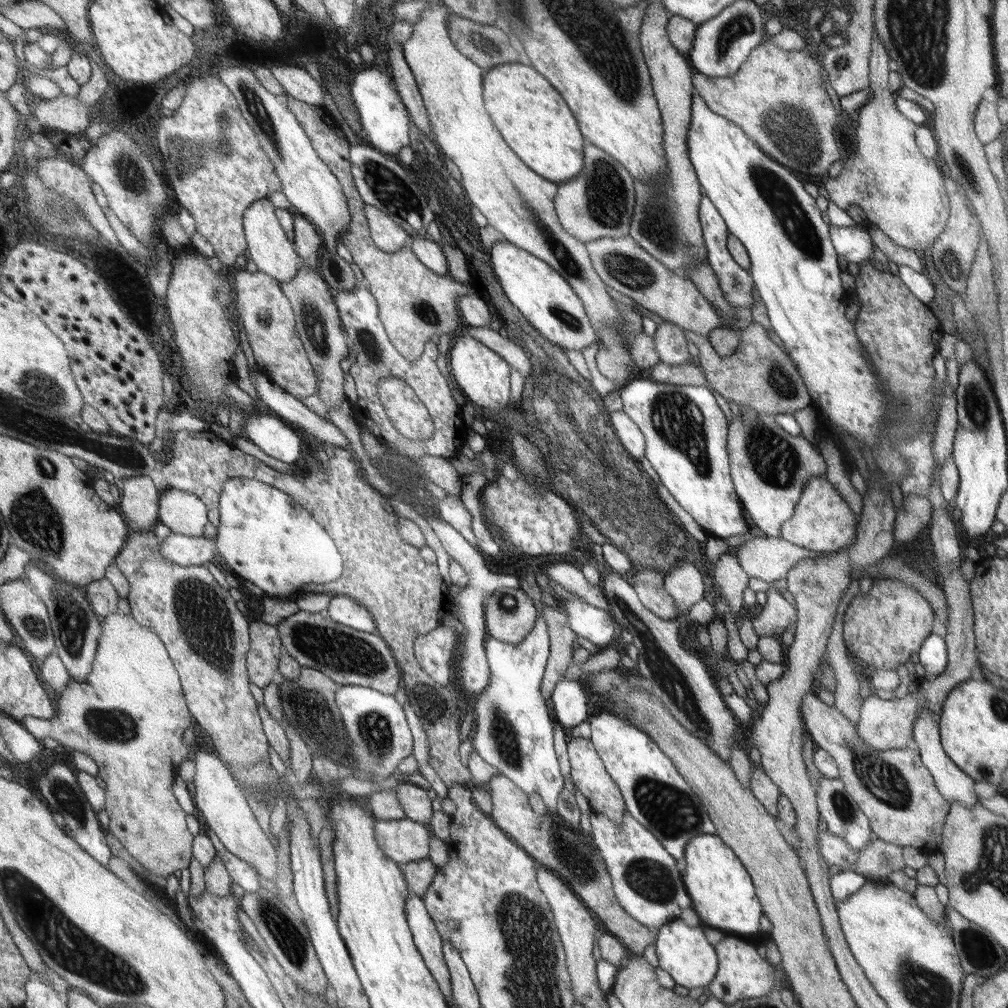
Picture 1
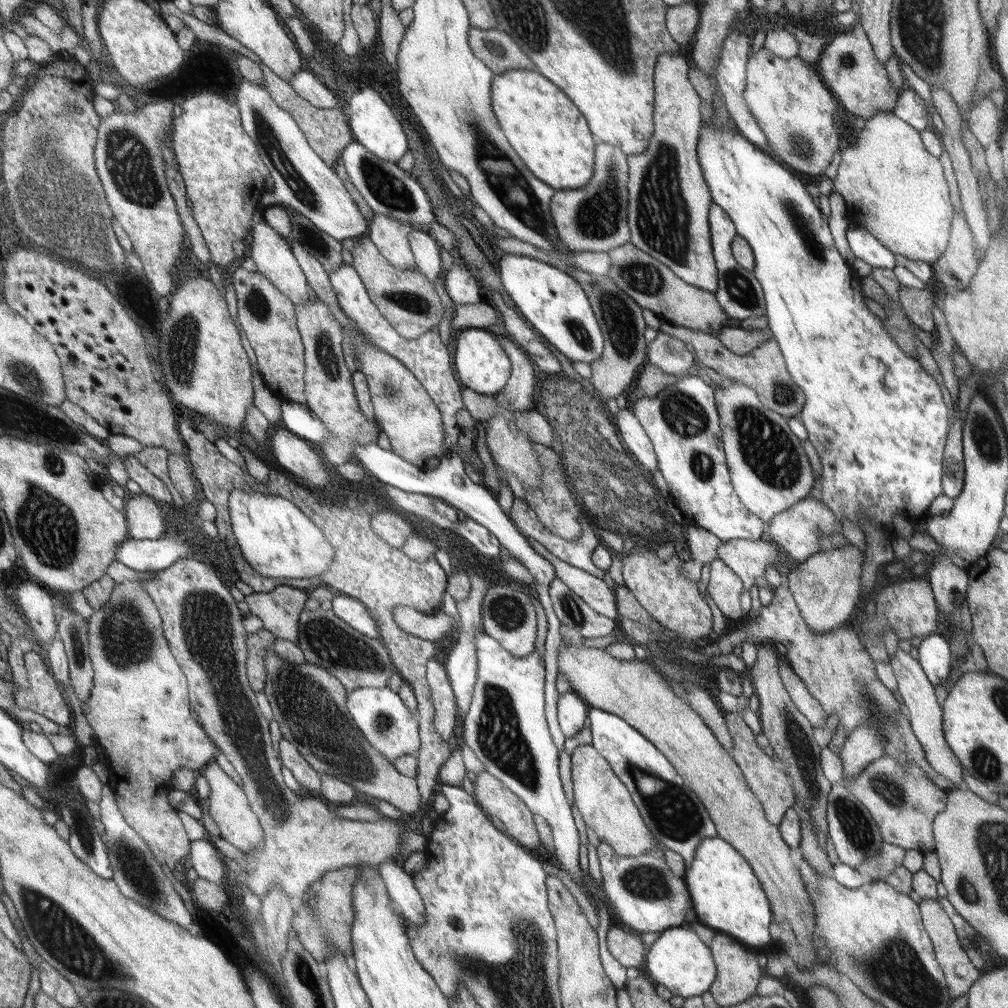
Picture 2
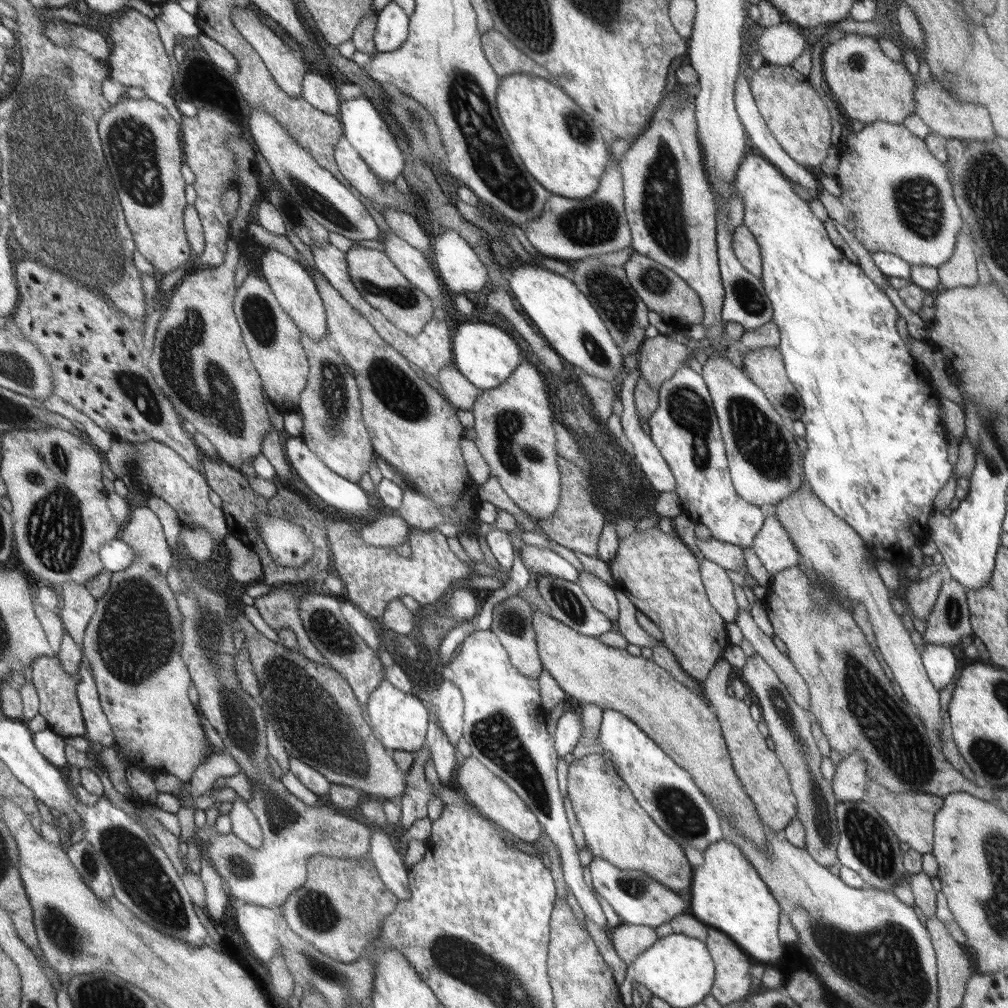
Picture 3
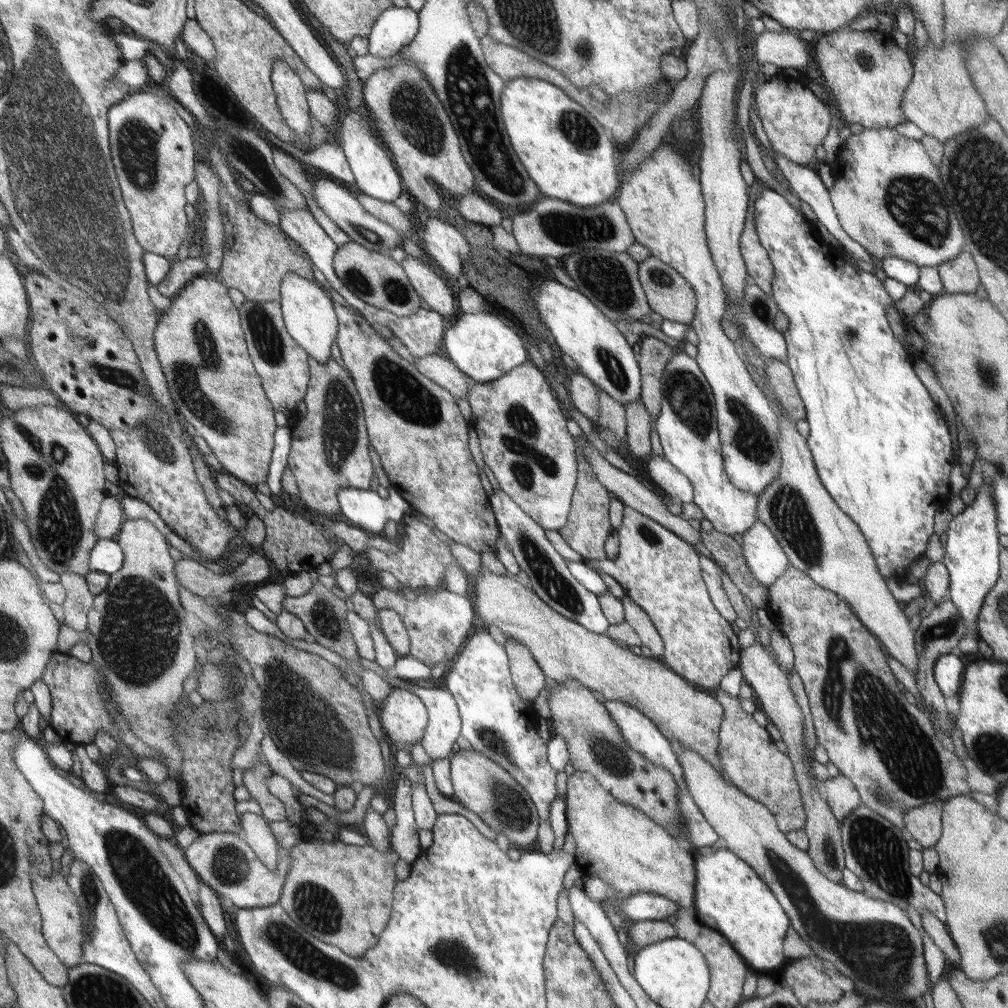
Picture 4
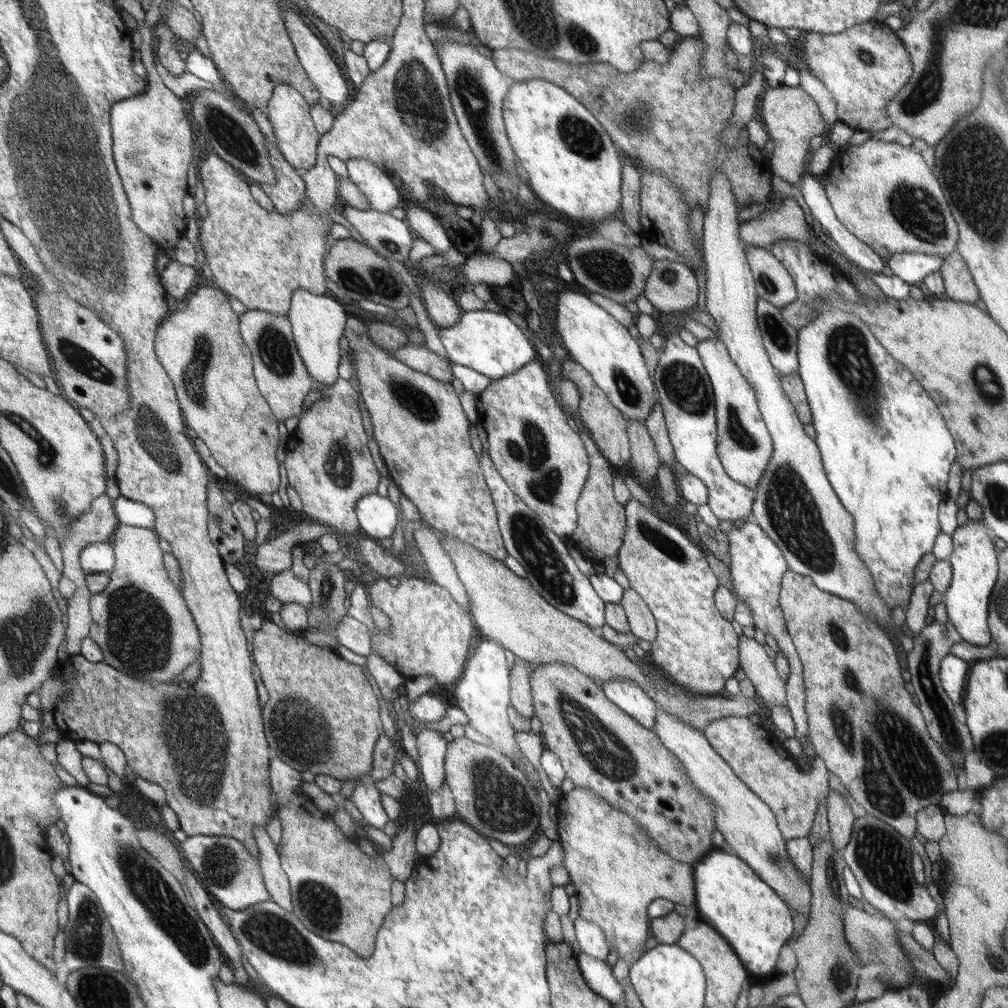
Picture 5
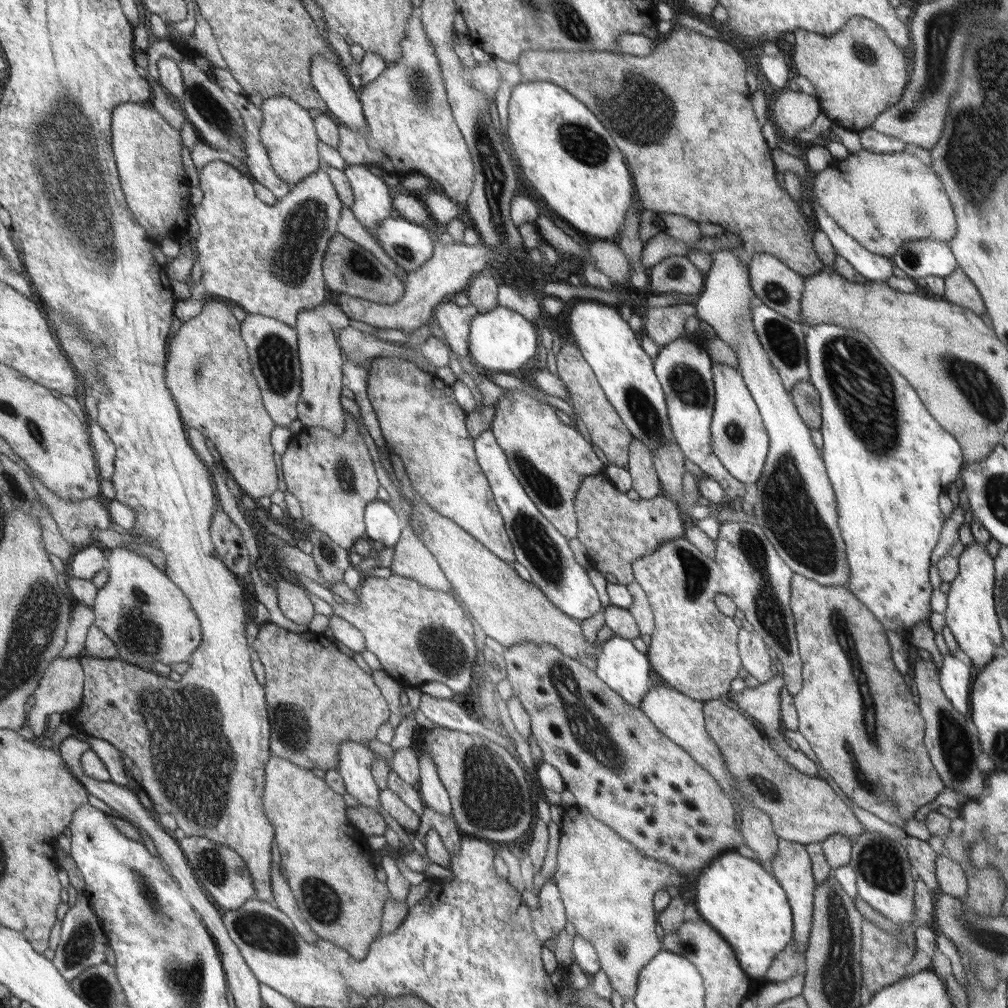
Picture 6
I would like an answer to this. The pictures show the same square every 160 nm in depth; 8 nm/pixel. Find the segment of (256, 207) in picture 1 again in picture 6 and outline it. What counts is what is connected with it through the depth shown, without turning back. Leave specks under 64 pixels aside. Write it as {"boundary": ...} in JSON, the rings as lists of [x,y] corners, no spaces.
{"boundary":[[[326,302],[323,306],[309,308],[298,312],[294,329],[299,336],[299,363],[301,365],[302,394],[297,400],[297,420],[303,427],[323,428],[327,432],[341,436],[346,427],[346,418],[341,416],[339,406],[339,390],[341,390],[341,347],[338,335],[341,329],[349,326],[347,316],[333,303]]]}

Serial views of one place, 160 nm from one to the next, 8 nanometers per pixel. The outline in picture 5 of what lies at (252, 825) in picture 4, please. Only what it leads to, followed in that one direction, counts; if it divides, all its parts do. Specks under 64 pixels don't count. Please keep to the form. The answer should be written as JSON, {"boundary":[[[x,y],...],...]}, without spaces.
{"boundary":[[[255,828],[255,834],[258,842],[258,864],[261,866],[262,880],[270,895],[270,901],[277,904],[279,908],[293,913],[288,880],[286,873],[283,872],[279,853],[275,849],[276,846],[271,842],[264,829]]]}

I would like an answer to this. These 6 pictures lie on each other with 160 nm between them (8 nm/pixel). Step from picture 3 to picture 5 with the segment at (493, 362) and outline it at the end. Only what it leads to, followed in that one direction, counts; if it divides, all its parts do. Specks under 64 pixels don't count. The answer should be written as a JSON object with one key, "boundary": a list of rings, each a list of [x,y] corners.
{"boundary":[[[486,309],[463,312],[454,327],[438,329],[438,336],[449,361],[483,374],[491,381],[515,374],[535,358],[533,346],[525,340],[515,324],[505,314]]]}

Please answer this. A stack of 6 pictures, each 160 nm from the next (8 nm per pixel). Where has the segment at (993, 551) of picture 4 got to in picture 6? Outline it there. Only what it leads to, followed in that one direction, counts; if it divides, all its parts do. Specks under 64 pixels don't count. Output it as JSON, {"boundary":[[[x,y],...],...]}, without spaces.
{"boundary":[[[978,543],[967,544],[963,547],[958,560],[958,576],[950,582],[946,594],[946,611],[944,623],[951,631],[963,657],[971,662],[975,671],[981,670],[993,658],[992,652],[1001,646],[1002,631],[998,624],[996,608],[994,607],[993,563],[986,545]]]}

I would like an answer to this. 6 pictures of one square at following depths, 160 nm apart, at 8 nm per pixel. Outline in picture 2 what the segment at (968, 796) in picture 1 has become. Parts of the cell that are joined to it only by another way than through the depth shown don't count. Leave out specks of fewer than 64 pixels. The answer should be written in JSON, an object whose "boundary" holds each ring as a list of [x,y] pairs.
{"boundary":[[[898,647],[895,656],[892,659],[889,658],[889,664],[893,669],[896,680],[896,690],[899,692],[901,700],[903,700],[903,704],[907,707],[910,727],[920,741],[931,769],[942,774],[943,777],[947,778],[947,781],[951,781],[951,785],[955,785],[955,789],[961,788],[961,782],[964,782],[963,770],[961,770],[959,761],[954,753],[951,752],[949,745],[946,744],[946,739],[942,732],[942,707],[935,699],[934,685],[927,680],[926,673],[922,671],[918,661],[911,660],[909,653],[901,651]]]}

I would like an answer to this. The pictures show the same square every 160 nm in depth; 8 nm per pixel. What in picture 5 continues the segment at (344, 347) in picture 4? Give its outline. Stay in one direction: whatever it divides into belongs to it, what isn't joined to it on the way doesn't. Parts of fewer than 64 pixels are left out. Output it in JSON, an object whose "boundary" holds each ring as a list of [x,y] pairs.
{"boundary":[[[349,316],[347,318],[346,323],[346,336],[345,345],[346,349],[351,351],[351,361],[353,361],[353,369],[355,369],[355,376],[357,377],[357,384],[359,387],[359,394],[363,399],[364,406],[367,409],[369,418],[371,419],[371,425],[373,425],[373,440],[377,444],[377,448],[379,451],[379,456],[382,456],[384,460],[384,464],[387,468],[387,473],[390,476],[390,480],[395,483],[395,486],[400,490],[401,494],[411,502],[411,504],[415,505],[418,513],[420,514],[420,520],[429,524],[435,528],[437,532],[444,536],[443,540],[440,541],[442,547],[445,549],[445,552],[449,555],[449,558],[454,562],[453,566],[455,566],[455,572],[457,574],[458,579],[462,582],[464,586],[469,608],[468,612],[471,613],[471,616],[474,617],[475,626],[479,628],[479,632],[482,638],[487,638],[491,640],[496,640],[499,644],[503,645],[503,648],[507,648],[509,652],[512,652],[517,659],[524,660],[525,662],[535,664],[551,664],[552,662],[560,662],[561,664],[571,664],[574,665],[579,672],[585,673],[590,677],[591,680],[595,678],[595,680],[599,680],[599,682],[606,683],[608,680],[633,680],[634,684],[639,684],[642,687],[642,691],[646,693],[647,696],[650,696],[651,700],[654,700],[654,703],[658,705],[663,712],[669,712],[671,716],[678,717],[678,720],[686,721],[686,724],[689,724],[691,728],[697,728],[699,732],[703,733],[704,728],[707,724],[712,724],[713,721],[719,720],[724,716],[748,716],[749,714],[758,714],[761,717],[766,715],[766,710],[762,710],[763,708],[759,707],[759,700],[753,701],[752,698],[747,698],[745,696],[741,696],[740,694],[737,696],[733,696],[732,699],[728,699],[728,695],[716,695],[716,696],[708,696],[708,695],[694,695],[693,693],[687,692],[683,690],[681,687],[673,684],[667,676],[665,676],[661,672],[657,672],[662,675],[663,688],[664,690],[656,690],[650,681],[650,678],[646,675],[646,672],[643,671],[643,668],[640,668],[637,664],[633,663],[627,656],[624,656],[623,649],[617,645],[613,645],[608,643],[603,639],[603,637],[596,636],[591,632],[591,629],[583,624],[582,621],[575,620],[574,617],[567,616],[566,613],[563,613],[560,609],[556,609],[554,605],[551,605],[526,579],[518,577],[517,574],[511,573],[511,570],[507,569],[507,566],[502,564],[503,558],[505,558],[506,549],[505,544],[502,540],[501,530],[498,528],[497,521],[497,512],[495,509],[495,504],[493,503],[493,498],[490,496],[490,489],[487,488],[485,475],[482,472],[481,466],[478,464],[478,458],[473,453],[471,449],[471,444],[469,444],[469,422],[467,422],[467,418],[465,418],[466,414],[463,414],[463,410],[461,410],[462,406],[459,406],[459,400],[457,400],[457,396],[455,396],[455,392],[453,392],[453,388],[451,388],[451,383],[444,383],[443,381],[435,380],[434,377],[427,376],[427,373],[419,373],[415,369],[411,369],[409,366],[402,364],[401,361],[395,360],[390,353],[383,351],[380,347],[377,347],[376,344],[369,338],[367,338],[367,332],[365,332],[365,323],[356,316]]]}

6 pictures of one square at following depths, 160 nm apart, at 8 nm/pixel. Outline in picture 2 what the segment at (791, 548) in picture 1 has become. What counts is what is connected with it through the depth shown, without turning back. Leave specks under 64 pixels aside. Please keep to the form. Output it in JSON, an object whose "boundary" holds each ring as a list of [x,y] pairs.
{"boundary":[[[728,540],[717,548],[717,559],[721,559],[749,590],[755,578],[764,577],[767,566],[780,570],[784,554],[769,540]]]}

